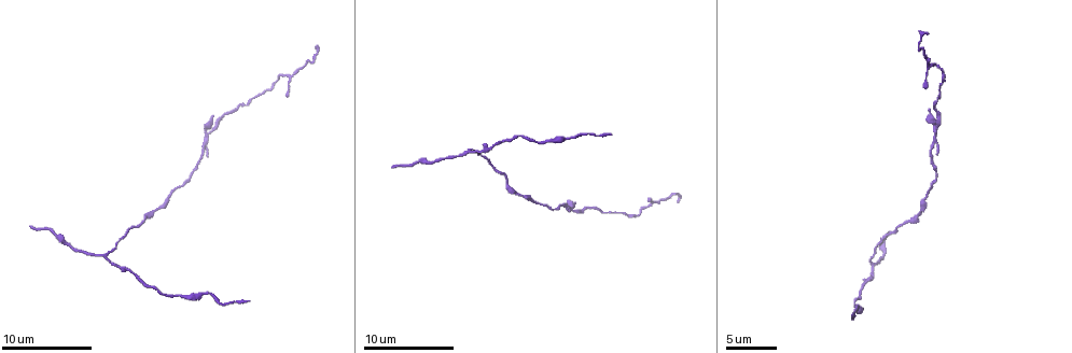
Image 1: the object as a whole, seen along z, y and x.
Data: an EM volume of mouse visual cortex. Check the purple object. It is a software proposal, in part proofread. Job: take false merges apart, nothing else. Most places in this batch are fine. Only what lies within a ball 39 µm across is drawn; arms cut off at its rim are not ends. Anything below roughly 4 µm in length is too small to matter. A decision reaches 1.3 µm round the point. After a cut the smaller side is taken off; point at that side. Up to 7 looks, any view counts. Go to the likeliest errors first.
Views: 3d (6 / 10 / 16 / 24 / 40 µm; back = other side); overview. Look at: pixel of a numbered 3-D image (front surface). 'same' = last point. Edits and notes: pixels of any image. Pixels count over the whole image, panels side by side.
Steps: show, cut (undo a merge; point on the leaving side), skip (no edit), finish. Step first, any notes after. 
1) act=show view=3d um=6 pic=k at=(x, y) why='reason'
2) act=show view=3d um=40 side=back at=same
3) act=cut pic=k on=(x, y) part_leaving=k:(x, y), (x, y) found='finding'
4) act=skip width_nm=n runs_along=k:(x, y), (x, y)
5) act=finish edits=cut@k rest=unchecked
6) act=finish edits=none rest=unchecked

act=show view=3d um=10 pic=1 at=(109, 258) why='side arm on a straight run'

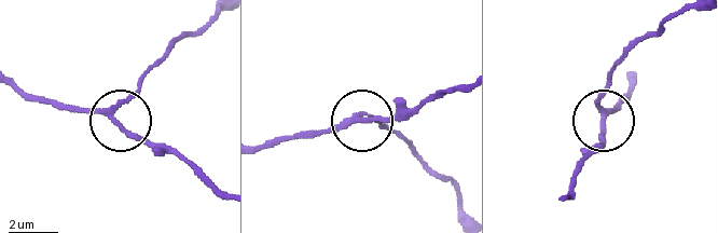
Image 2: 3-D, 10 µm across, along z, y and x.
act=skip arms=3 runs_along=2:(208, 17), (147, 73), (118, 110), (118, 121), (43, 105) found='all the same cell'

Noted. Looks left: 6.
act=show view=3d um=10 pic=1 at=(205, 150) why='sudden change in width'

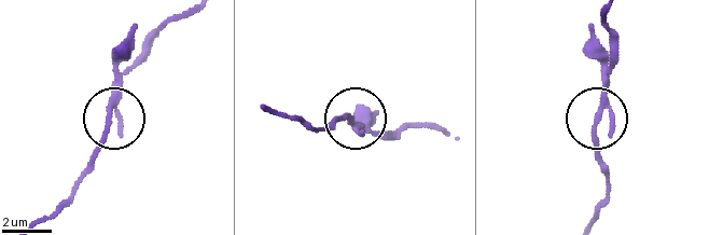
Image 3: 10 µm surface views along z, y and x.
act=show view=3d um=6 pic=3 at=(600, 112) why='closer look'

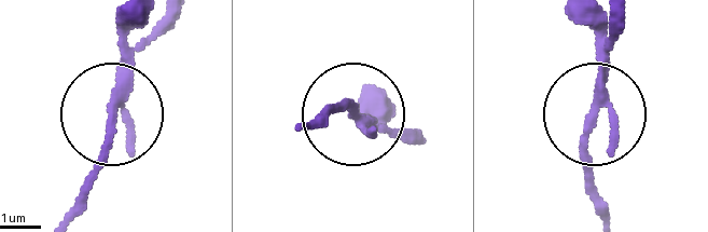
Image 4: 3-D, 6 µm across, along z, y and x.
act=cut pic=4 on=(127, 136) width_nm=180 part_leaving=4:(129, 73), (133, 15) found='two cells meet here'

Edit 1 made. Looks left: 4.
act=show view=3d um=10 pic=1 at=(924, 210)

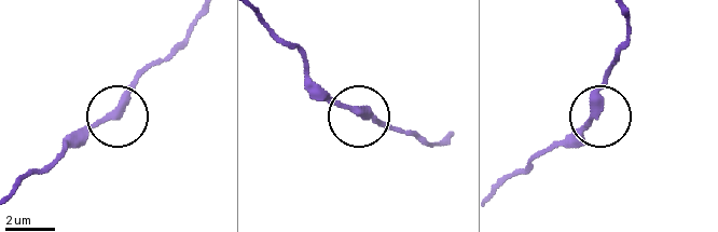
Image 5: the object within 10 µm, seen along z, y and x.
act=show view=3d um=6 pic=5 at=(112, 116)

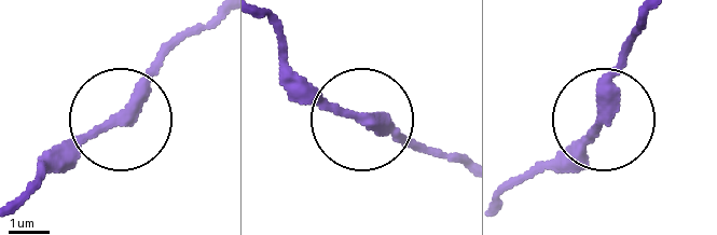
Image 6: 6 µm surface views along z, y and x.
act=skip runs_along=6:(111, 116), (50, 171) found='continuous, no second cell'

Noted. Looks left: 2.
act=show view=3d um=10 pic=1 at=(276, 82) why='narrows sharply'

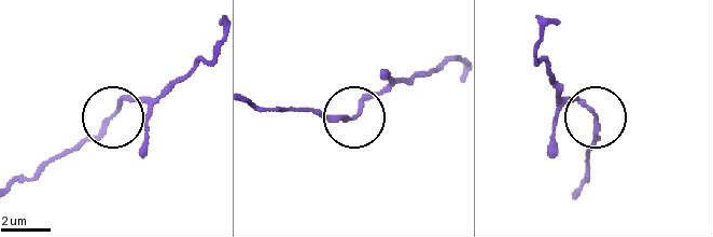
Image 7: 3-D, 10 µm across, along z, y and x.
act=skip runs_along=7:(575, 197), (586, 181), (595, 120), (579, 105), (557, 101) found='one cell here'

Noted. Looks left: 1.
act=finish edits=cut@4 rest=unchecked

